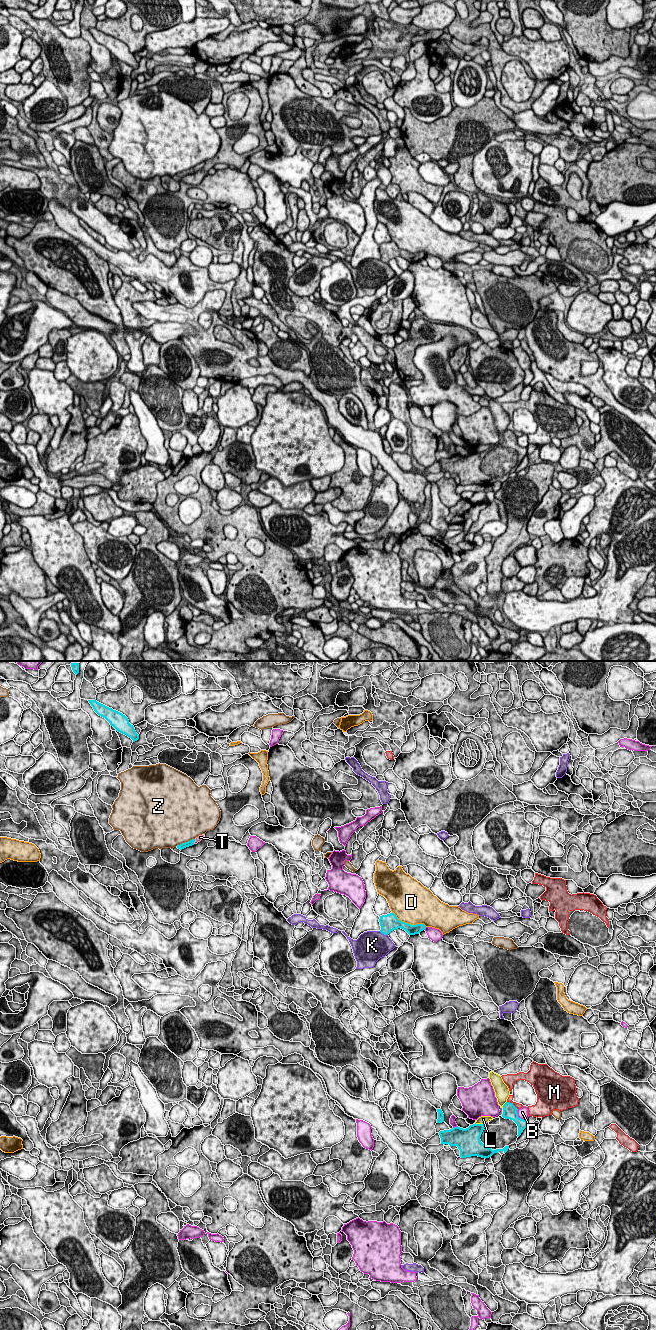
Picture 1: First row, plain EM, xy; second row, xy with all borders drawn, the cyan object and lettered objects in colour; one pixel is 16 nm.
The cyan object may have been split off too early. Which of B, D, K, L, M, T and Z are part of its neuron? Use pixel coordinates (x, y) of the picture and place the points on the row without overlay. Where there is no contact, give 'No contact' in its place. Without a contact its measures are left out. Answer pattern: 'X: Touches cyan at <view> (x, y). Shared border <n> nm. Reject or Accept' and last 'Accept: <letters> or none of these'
B: Touches cyan at xy (518, 445). Shared border 240 nm. Reject
D: Touches cyan at xy (409, 252). Shared border 600 nm. Reject
K: Touches cyan at xy (383, 261). Shared border 160 nm. Reject
L: Touches cyan at xy (480, 452). Shared border 180 nm. Reject
M: Touches cyan at xy (512, 432). Shared border 220 nm. Reject
T: Touches cyan at xy (194, 169). Shared border 90 nm. Accept
Z: Touches cyan at xy (185, 170). Shared border 320 nm. Reject
Accept: T

